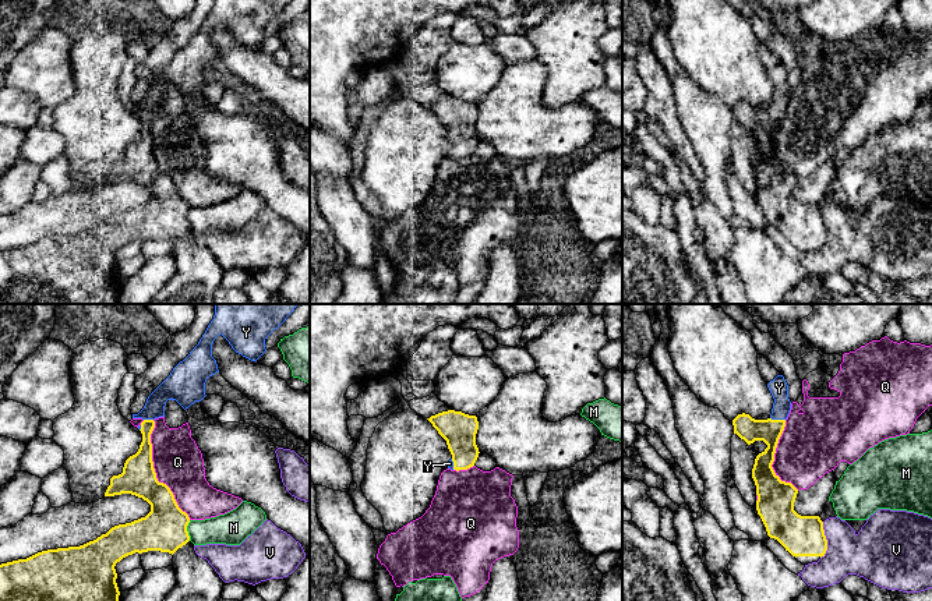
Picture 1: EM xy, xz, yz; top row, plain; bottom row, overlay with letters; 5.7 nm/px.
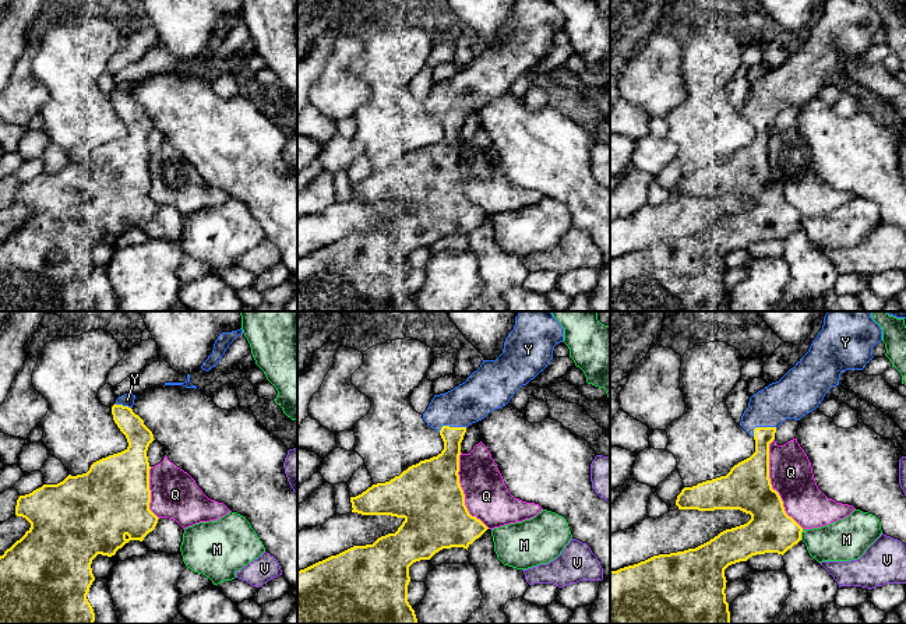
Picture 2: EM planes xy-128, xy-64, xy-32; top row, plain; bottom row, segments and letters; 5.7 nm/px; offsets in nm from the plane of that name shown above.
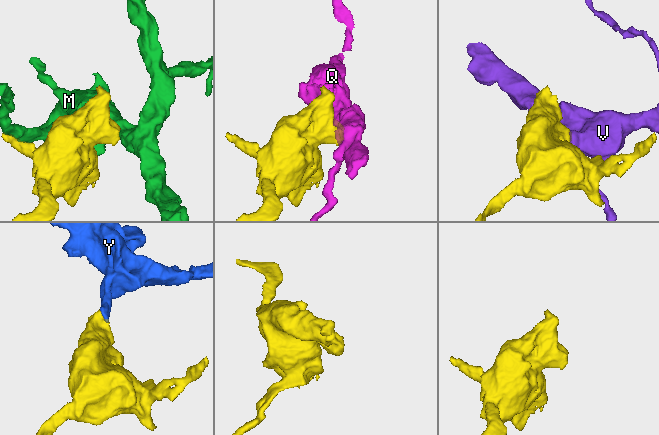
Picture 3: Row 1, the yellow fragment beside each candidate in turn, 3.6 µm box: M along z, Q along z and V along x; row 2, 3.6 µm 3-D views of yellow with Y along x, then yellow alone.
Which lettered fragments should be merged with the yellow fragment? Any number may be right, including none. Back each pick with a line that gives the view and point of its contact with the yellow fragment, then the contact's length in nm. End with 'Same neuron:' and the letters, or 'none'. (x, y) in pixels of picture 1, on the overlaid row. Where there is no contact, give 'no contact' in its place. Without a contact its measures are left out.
Y: meets yellow in yz at (777, 420); contact 90 nm long
Same neuron: Y

